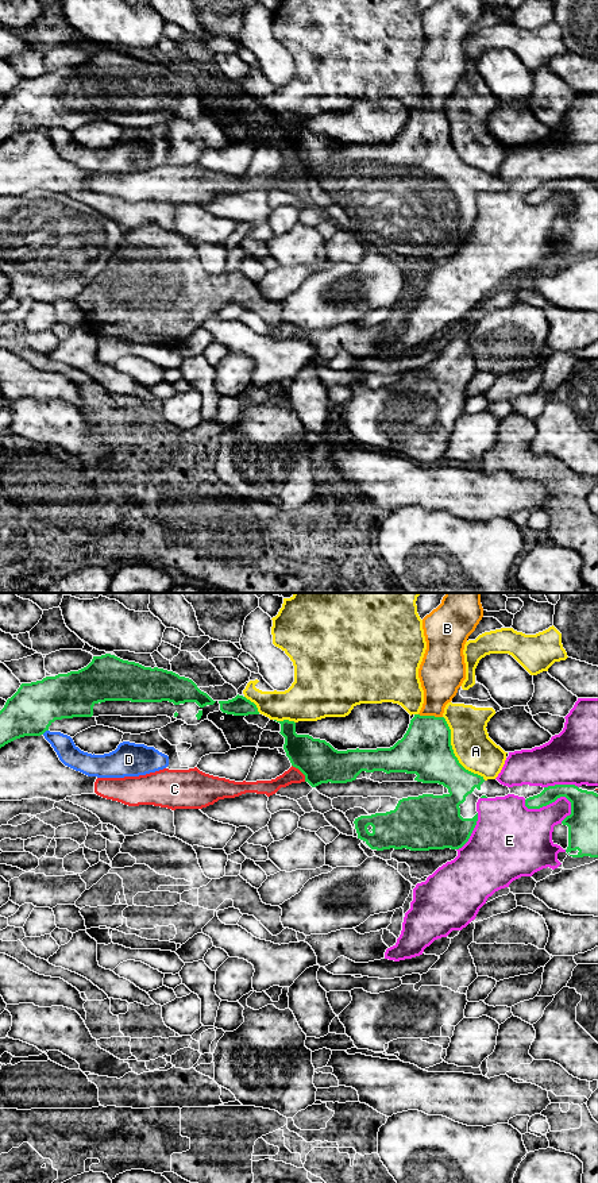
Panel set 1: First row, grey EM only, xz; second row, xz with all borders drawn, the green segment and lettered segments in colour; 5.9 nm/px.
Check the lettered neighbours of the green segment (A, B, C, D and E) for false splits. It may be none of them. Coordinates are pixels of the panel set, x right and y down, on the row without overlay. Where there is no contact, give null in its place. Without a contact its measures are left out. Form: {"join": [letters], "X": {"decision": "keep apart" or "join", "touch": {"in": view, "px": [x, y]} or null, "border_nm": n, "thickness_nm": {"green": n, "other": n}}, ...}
{"join": ["B"], "A": {"decision": "keep apart", "touch": {"in": "xz", "px": [452, 147]}, "border_nm": 460, "thickness_nm": {"green": 320, "other": 240}}, "B": {"decision": "join", "touch": {"in": "xz", "px": [431, 111]}, "border_nm": 150, "thickness_nm": {"green": 320, "other": 260}}, "C": {"decision": "keep apart", "touch": {"in": "xz", "px": [301, 166]}, "border_nm": 130, "thickness_nm": {"green": 240, "other": 100}}, "D": {"decision": "keep apart", "touch": {"in": "xz", "px": [45, 126]}, "border_nm": 50, "thickness_nm": {"green": 280, "other": 130}}, "E": {"decision": "keep apart", "touch": {"in": "xz", "px": [551, 197]}, "border_nm": 300, "thickness_nm": {"green": 180, "other": 320}}}

